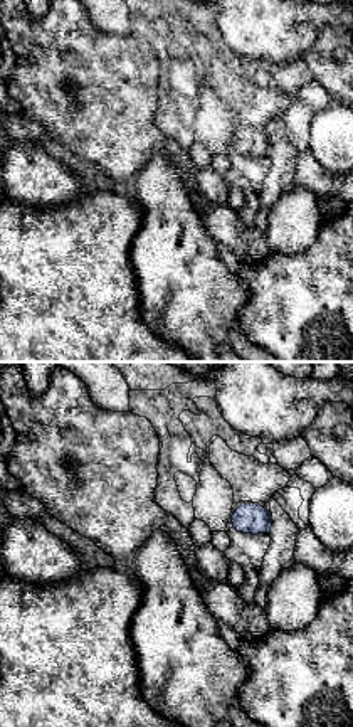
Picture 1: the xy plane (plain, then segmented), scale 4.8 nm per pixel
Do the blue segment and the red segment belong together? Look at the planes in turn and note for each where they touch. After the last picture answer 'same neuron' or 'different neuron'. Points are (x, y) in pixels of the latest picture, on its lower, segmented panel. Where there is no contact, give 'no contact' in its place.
no contact

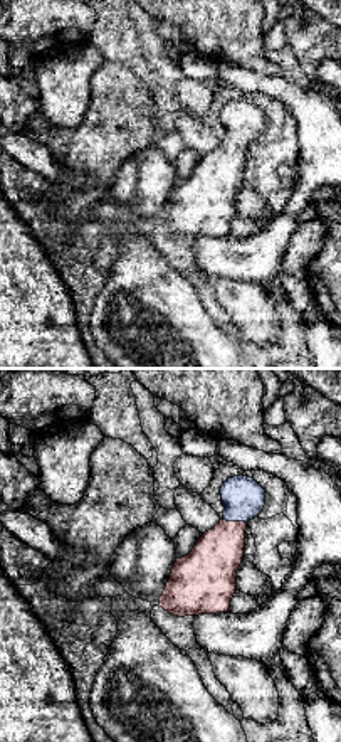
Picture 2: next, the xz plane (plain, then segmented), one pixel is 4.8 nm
(234, 520)

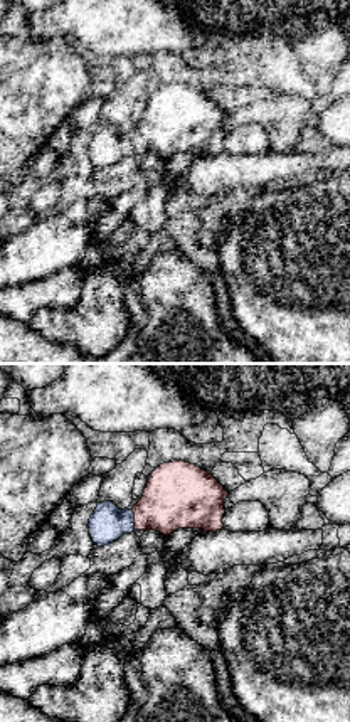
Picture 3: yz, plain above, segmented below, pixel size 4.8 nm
(133, 519)

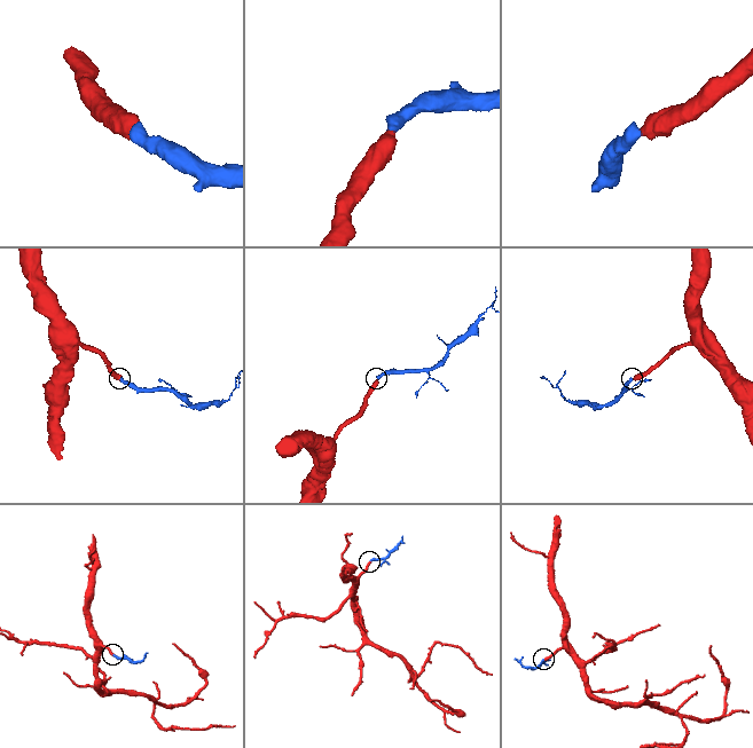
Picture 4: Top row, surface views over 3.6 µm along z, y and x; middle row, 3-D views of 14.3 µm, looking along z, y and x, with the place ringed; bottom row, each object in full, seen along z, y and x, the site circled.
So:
same neuron

